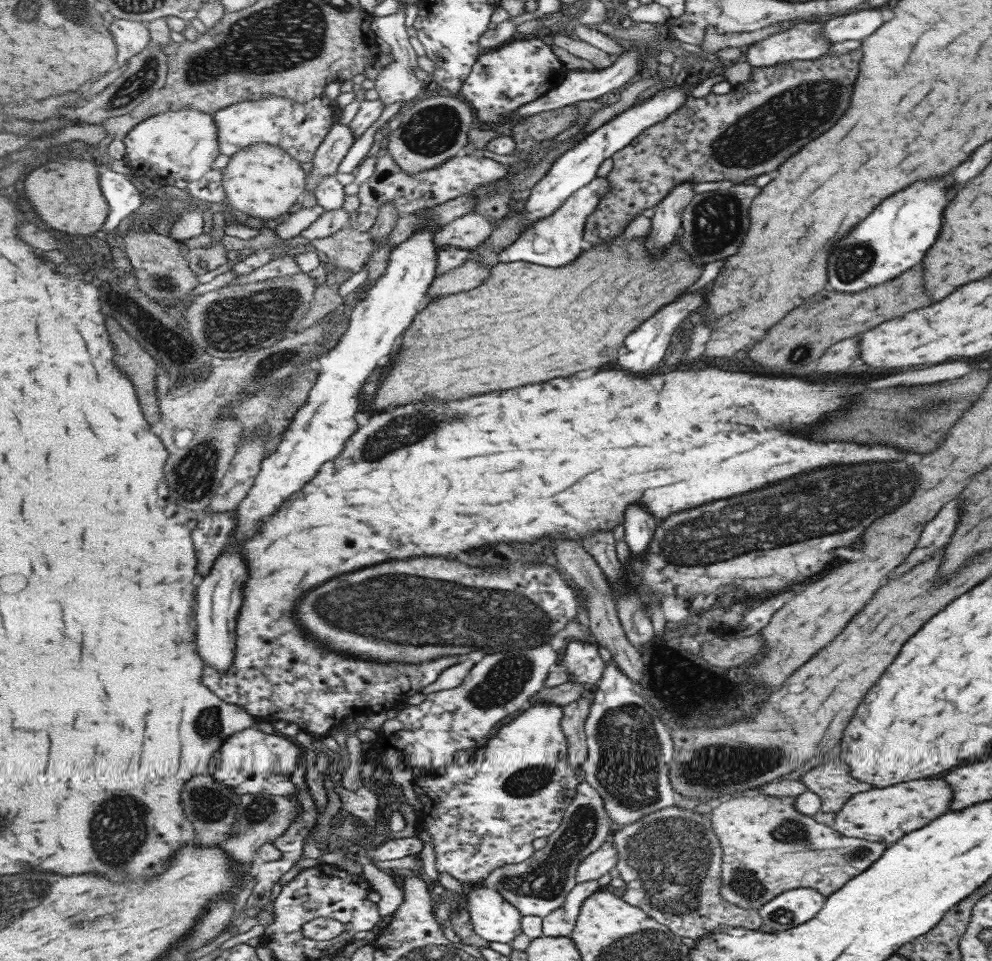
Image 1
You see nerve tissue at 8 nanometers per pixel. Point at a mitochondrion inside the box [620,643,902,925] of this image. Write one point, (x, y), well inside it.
(667, 864)

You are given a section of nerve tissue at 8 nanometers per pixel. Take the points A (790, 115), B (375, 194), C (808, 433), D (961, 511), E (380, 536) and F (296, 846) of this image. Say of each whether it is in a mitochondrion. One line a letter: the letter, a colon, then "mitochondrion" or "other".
A: mitochondrion
B: other
C: other
D: other
E: other
F: other

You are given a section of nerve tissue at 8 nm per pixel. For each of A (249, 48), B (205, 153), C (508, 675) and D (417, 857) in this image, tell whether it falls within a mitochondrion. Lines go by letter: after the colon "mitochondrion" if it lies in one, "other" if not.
A: mitochondrion
B: other
C: mitochondrion
D: other

